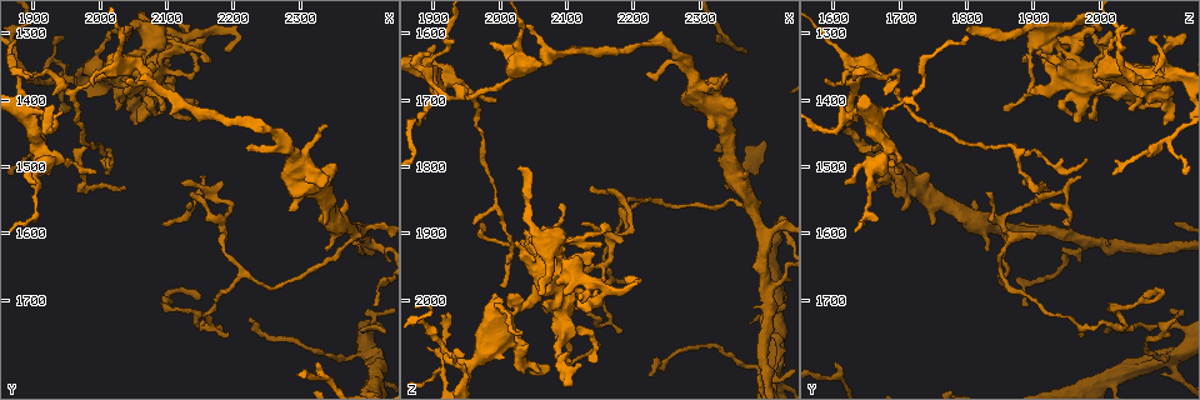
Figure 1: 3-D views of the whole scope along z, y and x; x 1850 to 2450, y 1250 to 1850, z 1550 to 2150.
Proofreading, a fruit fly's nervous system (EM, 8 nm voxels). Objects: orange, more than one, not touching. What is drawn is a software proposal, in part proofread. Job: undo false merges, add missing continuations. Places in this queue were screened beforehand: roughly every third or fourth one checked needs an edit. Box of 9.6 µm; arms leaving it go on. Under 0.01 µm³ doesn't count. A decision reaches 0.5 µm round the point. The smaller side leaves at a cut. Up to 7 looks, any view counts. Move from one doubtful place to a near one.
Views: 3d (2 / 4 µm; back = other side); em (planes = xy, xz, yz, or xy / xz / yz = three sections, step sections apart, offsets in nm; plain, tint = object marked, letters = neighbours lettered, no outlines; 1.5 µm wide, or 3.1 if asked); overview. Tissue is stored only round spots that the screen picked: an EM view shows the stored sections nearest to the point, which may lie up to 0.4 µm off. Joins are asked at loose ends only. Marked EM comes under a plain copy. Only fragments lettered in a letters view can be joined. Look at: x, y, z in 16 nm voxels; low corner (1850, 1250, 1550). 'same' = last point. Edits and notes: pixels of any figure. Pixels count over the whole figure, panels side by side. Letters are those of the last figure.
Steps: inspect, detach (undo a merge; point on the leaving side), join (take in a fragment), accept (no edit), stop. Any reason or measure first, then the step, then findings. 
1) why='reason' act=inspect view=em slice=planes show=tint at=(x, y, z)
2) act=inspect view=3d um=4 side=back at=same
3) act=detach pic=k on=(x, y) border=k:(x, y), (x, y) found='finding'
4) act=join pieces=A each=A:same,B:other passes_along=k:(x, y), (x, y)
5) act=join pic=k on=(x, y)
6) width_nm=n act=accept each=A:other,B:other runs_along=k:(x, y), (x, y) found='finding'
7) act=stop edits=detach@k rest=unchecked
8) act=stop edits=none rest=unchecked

why='branch stops here' act=inspect view=em slice=planes show=letters at=(1995, 1365, 1985)

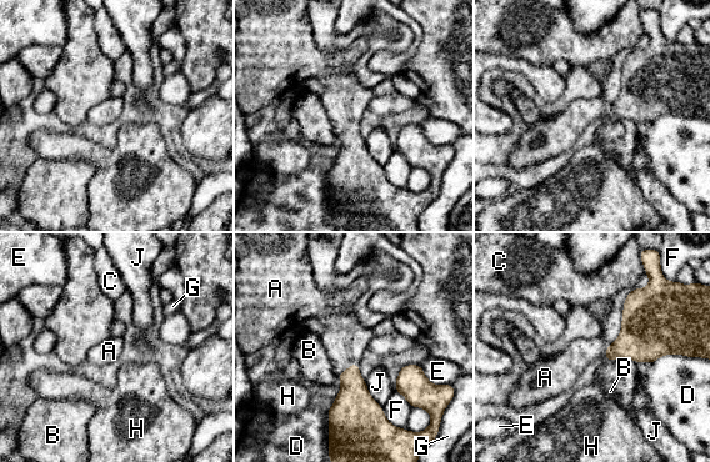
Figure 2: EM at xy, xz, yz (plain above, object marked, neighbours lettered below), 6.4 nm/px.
longest_contact=J:220nm act=join pieces=A each=A:same,B:other,C:other,D:other,E:other,F:other,G:other,H:other,J:other passes_along=2:(354, 403), (349, 366), (345, 339) found='the neuron continues'

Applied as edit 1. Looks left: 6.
act=inspect view=overview

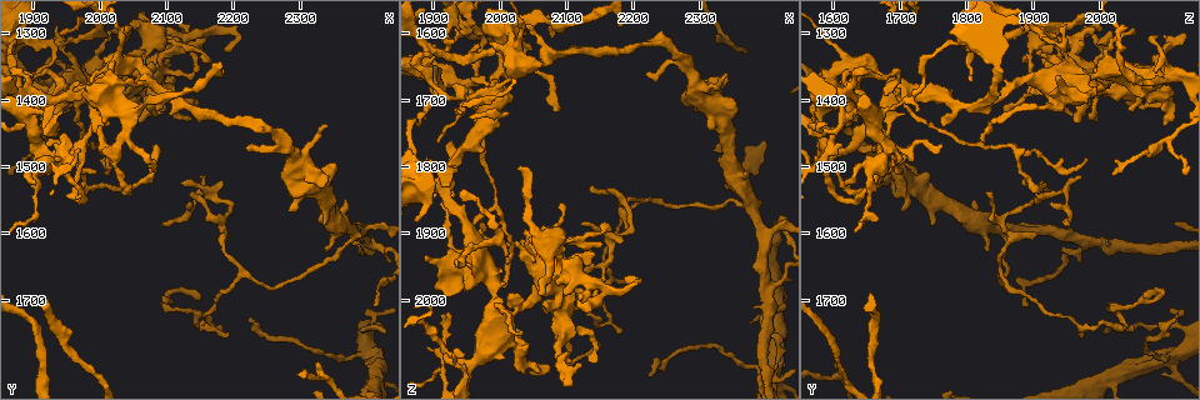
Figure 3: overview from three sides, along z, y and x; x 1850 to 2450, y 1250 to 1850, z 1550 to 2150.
why='tapers out' act=inspect view=em slice=planes show=tint at=(2000, 1495, 1985)

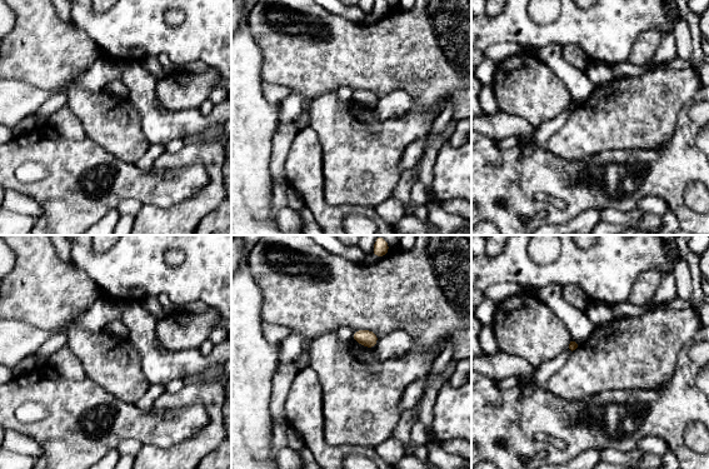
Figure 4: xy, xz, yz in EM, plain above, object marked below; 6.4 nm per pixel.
act=inspect view=em slice=planes show=letters at=same

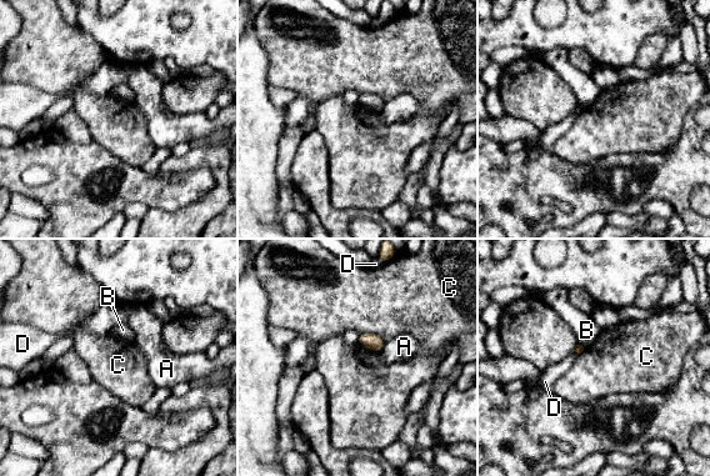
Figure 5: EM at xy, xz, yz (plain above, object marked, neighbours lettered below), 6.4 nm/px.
act=accept each=A:other,B:other,C:other,D:other border=5:(360, 334), (378, 334), (384, 340) found='no lettered fragment goes on from it'

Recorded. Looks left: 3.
why='free end' act=inspect view=3d um=2 at=(2095, 1410, 1855)

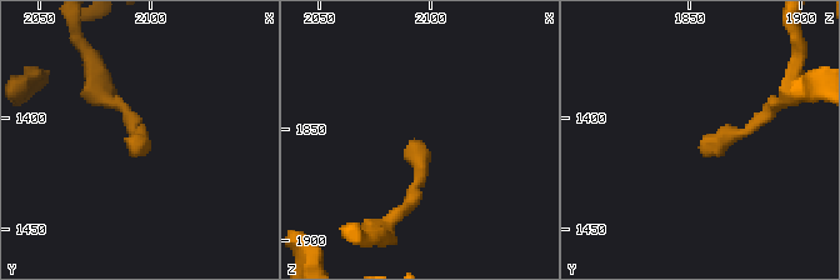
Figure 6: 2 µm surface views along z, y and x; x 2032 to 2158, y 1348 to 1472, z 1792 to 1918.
why='need the tissue' act=inspect view=em slice=planes show=tint at=(2090, 1411, 1854)

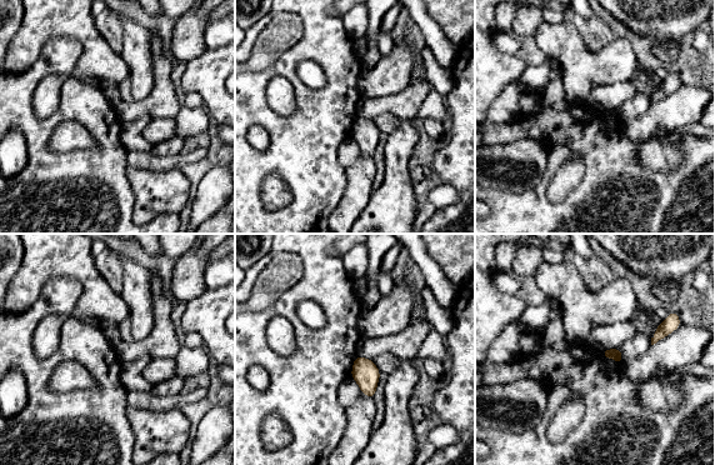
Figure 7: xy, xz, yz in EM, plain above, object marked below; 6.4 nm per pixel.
why='what lies round it' act=inspect view=em slice=planes show=letters at=same

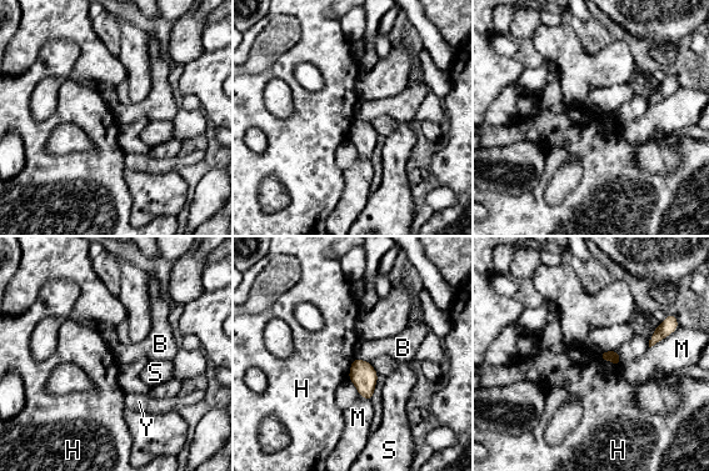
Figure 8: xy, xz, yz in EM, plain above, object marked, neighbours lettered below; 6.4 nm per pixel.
act=accept each=B:other,H:other,M:other,S:other,Y:other border=8:(598, 352), (618, 366) found='none of them fits'

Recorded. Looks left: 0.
act=stop edits=join@2 rest=unchecked

